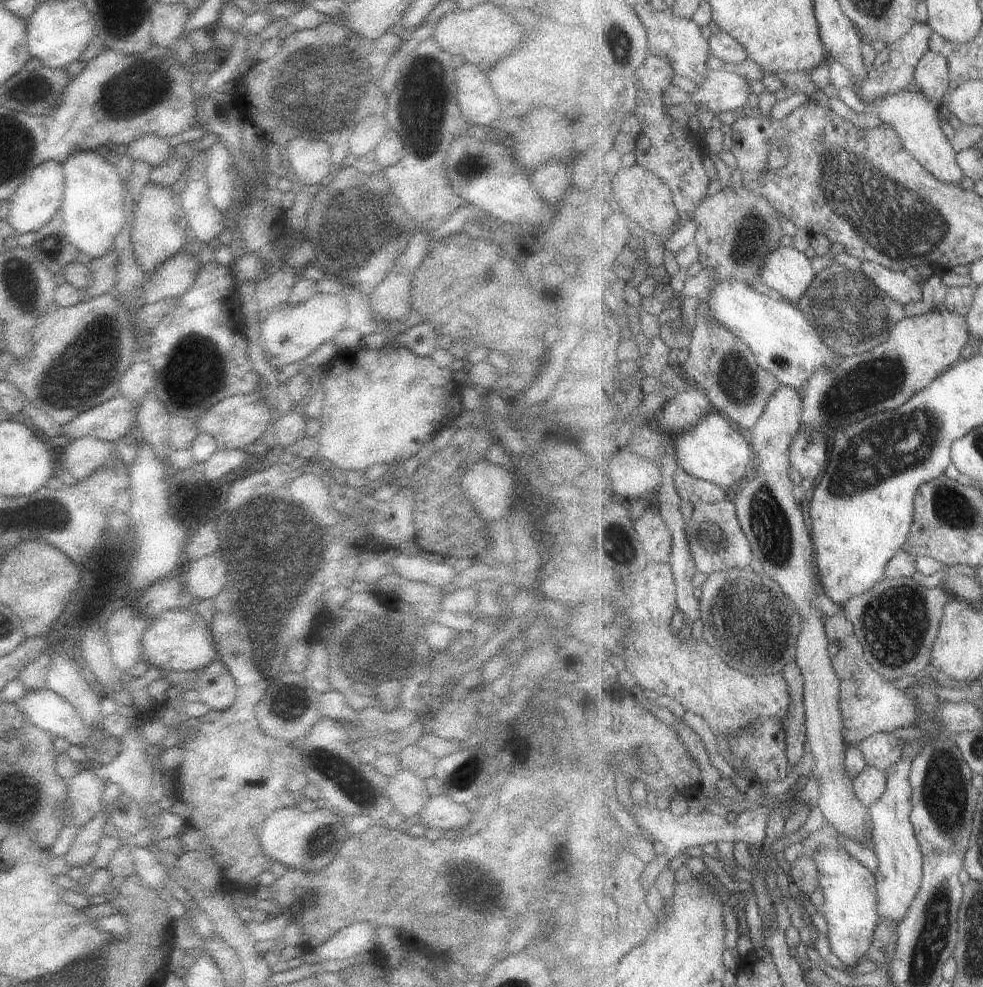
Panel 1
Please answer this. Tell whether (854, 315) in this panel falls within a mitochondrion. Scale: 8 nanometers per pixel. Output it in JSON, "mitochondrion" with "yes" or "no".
{"mitochondrion":"yes"}

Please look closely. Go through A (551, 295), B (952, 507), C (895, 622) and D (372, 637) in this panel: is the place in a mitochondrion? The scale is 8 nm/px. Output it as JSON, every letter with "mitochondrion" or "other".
{"A":"other","B":"mitochondrion","C":"mitochondrion","D":"mitochondrion"}

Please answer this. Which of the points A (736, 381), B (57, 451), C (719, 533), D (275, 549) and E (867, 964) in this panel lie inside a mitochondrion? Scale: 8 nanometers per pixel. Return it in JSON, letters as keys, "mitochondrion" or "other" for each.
{"A":"mitochondrion","B":"other","C":"mitochondrion","D":"mitochondrion","E":"other"}

